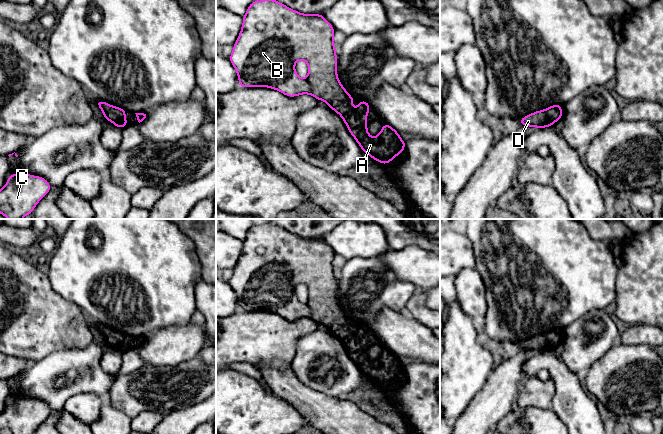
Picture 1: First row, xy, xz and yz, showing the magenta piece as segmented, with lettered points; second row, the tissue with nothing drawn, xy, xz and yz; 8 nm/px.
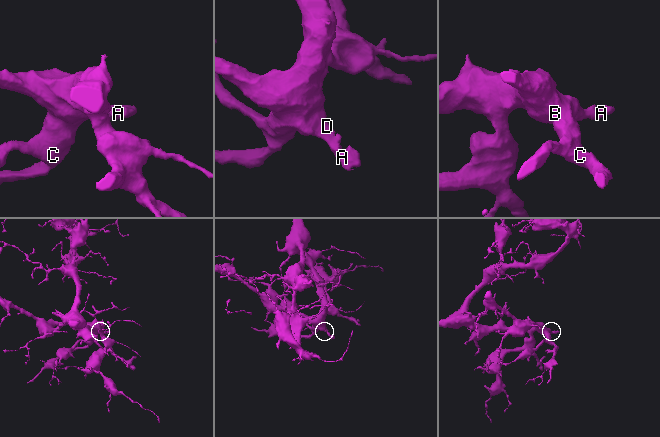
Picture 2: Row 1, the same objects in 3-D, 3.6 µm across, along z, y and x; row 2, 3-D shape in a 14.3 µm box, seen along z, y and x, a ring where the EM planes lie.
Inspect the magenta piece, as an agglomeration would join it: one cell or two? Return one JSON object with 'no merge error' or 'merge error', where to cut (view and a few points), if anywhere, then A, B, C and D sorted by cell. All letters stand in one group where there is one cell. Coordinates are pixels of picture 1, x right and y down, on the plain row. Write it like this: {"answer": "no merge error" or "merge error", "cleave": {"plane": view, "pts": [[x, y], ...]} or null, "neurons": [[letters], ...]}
{"answer": "no merge error", "cleave": null, "neurons": [["A", "B", "C", "D"]]}

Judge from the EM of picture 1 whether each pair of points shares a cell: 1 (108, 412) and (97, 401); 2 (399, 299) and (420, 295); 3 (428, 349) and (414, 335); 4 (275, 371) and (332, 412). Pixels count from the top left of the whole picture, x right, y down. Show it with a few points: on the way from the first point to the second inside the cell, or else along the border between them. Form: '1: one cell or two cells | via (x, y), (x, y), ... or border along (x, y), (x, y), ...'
1: two cells | border along (105, 401), (101, 407), (100, 415), (91, 423)
2: two cells | border along (416, 287), (407, 303), (405, 311)
3: one cell | via (425, 346), (417, 338)
4: one cell | via (289, 385), (318, 409)

